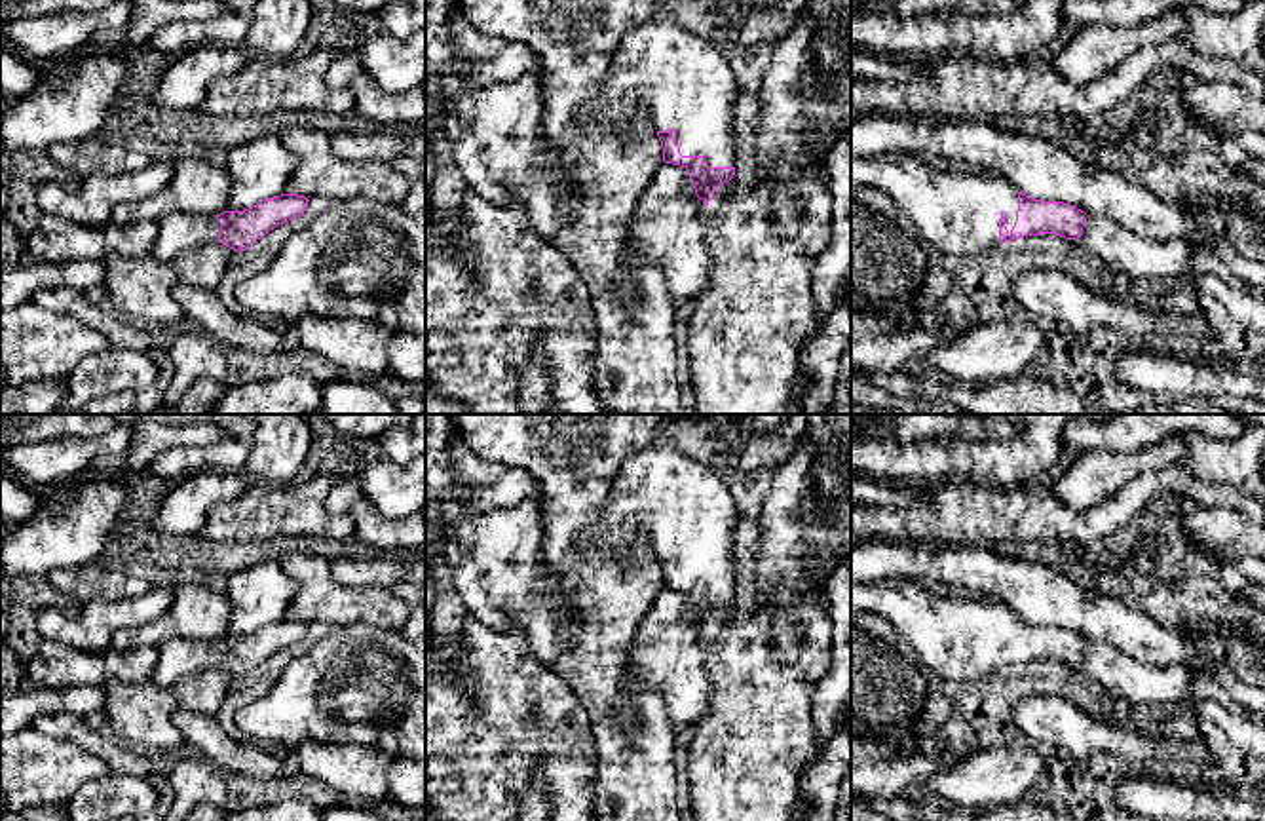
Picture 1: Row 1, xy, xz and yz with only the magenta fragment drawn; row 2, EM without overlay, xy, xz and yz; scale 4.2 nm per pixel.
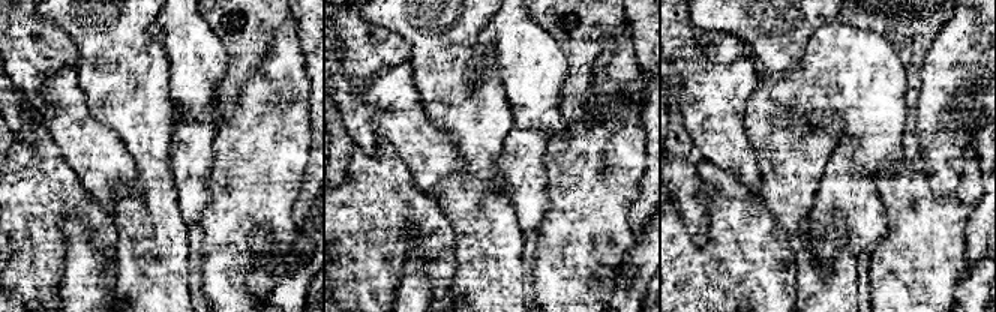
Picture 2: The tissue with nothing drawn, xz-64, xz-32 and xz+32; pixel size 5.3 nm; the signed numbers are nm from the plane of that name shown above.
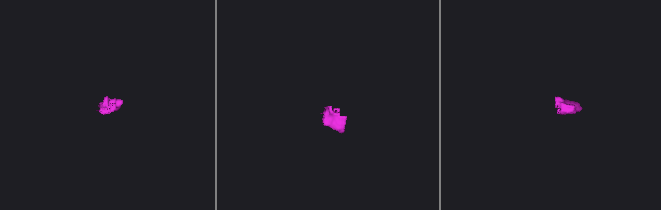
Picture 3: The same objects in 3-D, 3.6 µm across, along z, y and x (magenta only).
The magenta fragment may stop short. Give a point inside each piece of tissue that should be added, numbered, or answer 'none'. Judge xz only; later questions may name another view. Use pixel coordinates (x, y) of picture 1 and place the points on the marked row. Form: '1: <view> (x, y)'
1: xz (682, 82)

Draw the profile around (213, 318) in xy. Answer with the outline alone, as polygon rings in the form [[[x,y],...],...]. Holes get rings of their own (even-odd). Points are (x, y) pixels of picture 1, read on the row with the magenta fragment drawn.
[[[177,283],[173,298],[184,315],[198,325],[198,331],[217,344],[245,348],[277,361],[287,352],[300,348],[293,333],[279,333],[272,321],[232,312],[215,291]]]

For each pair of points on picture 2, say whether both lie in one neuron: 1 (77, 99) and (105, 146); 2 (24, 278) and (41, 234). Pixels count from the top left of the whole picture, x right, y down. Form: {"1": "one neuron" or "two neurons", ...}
{"1": "one neuron", "2": "one neuron"}

